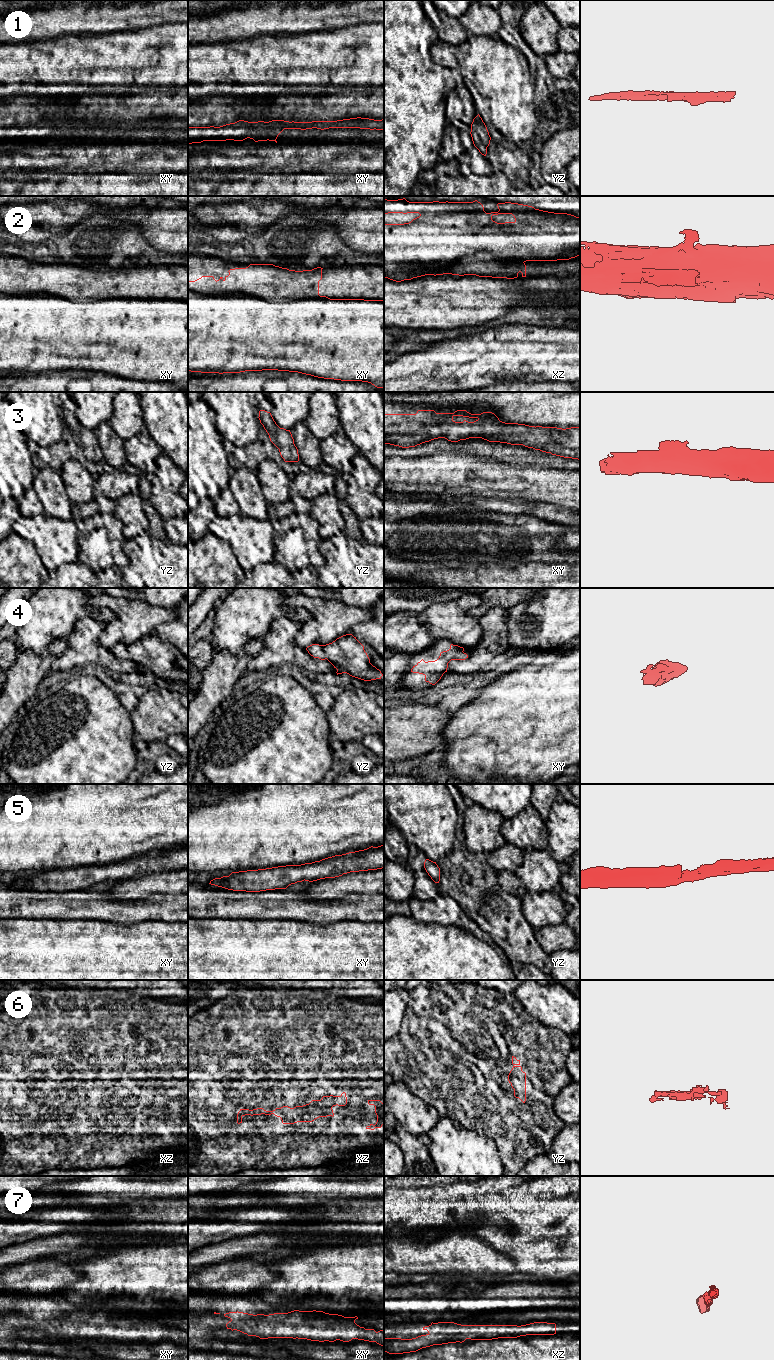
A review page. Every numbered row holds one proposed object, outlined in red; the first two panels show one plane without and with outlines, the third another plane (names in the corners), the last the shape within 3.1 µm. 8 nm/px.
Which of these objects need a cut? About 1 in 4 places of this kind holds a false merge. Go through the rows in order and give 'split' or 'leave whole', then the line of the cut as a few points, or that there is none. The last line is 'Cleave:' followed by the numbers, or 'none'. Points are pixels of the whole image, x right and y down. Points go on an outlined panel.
1: leave whole; cut none
2: split; cut xy (188, 289), (208, 294), (254, 295), (266, 299), (327, 298)
3: leave whole; cut none
4: leave whole; cut none
5: leave whole; cut none
6: leave whole; cut none
7: leave whole; cut none
Cleave: 2

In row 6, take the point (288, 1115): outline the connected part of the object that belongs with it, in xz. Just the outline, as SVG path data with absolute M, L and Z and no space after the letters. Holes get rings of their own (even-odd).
M346 1093L340 1096L323 1096L321 1100L312 1100L309 1104L290 1108L283 1106L273 1111L266 1111L263 1108L253 1110L240 1109L237 1114L237 1123L242 1123L242 1117L245 1115L271 1115L280 1117L283 1124L294 1124L297 1122L312 1122L319 1117L334 1116L333 1106L345 1106L347 1104Z

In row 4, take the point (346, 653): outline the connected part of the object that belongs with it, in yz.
M352 634L343 635L326 645L312 644L306 650L314 658L327 659L337 669L337 675L347 673L364 681L381 679L383 676L370 663L364 646Z

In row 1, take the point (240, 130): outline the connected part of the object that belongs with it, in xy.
M350 118L337 121L289 122L272 120L269 122L248 122L239 120L235 123L220 127L188 127L188 144L203 141L243 141L247 138L258 141L276 141L284 129L329 129L329 128L360 128L370 130L384 130L384 120L369 118Z

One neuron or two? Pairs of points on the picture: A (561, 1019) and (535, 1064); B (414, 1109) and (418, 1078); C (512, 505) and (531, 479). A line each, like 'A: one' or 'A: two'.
A: two
B: two
C: two

